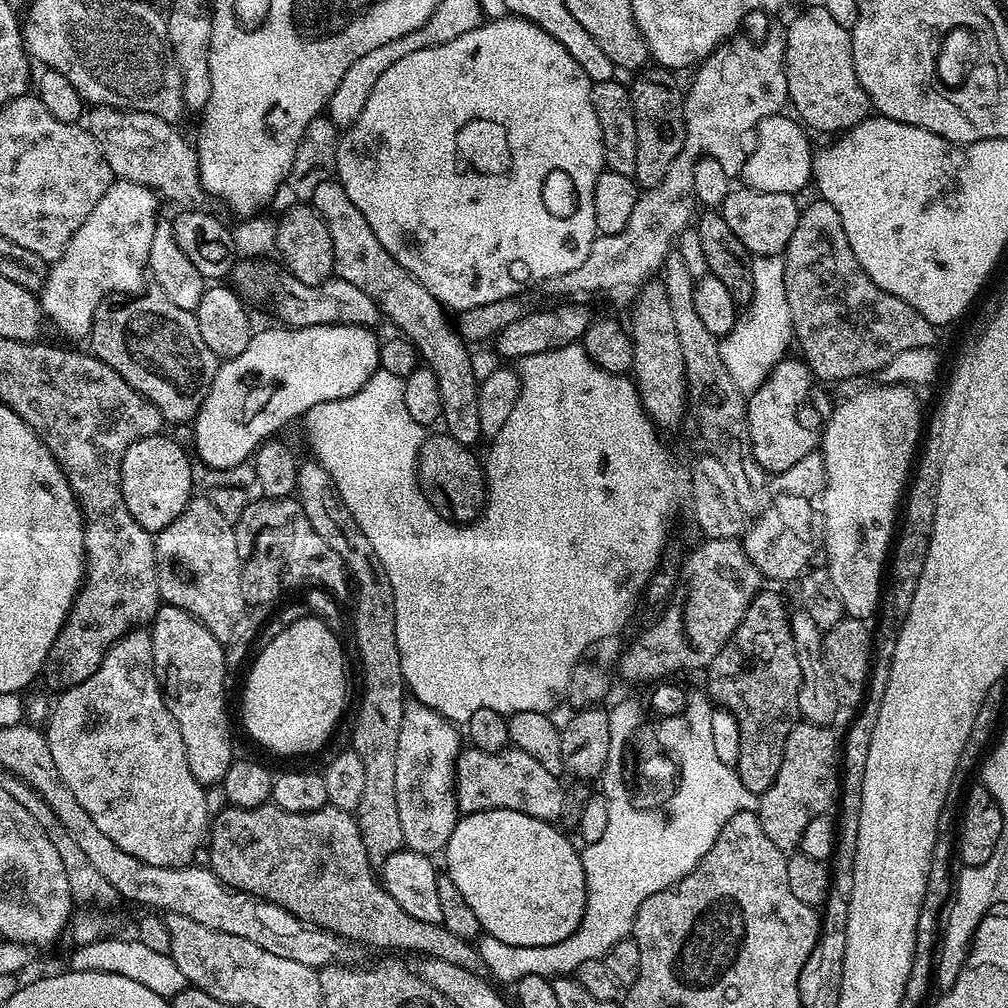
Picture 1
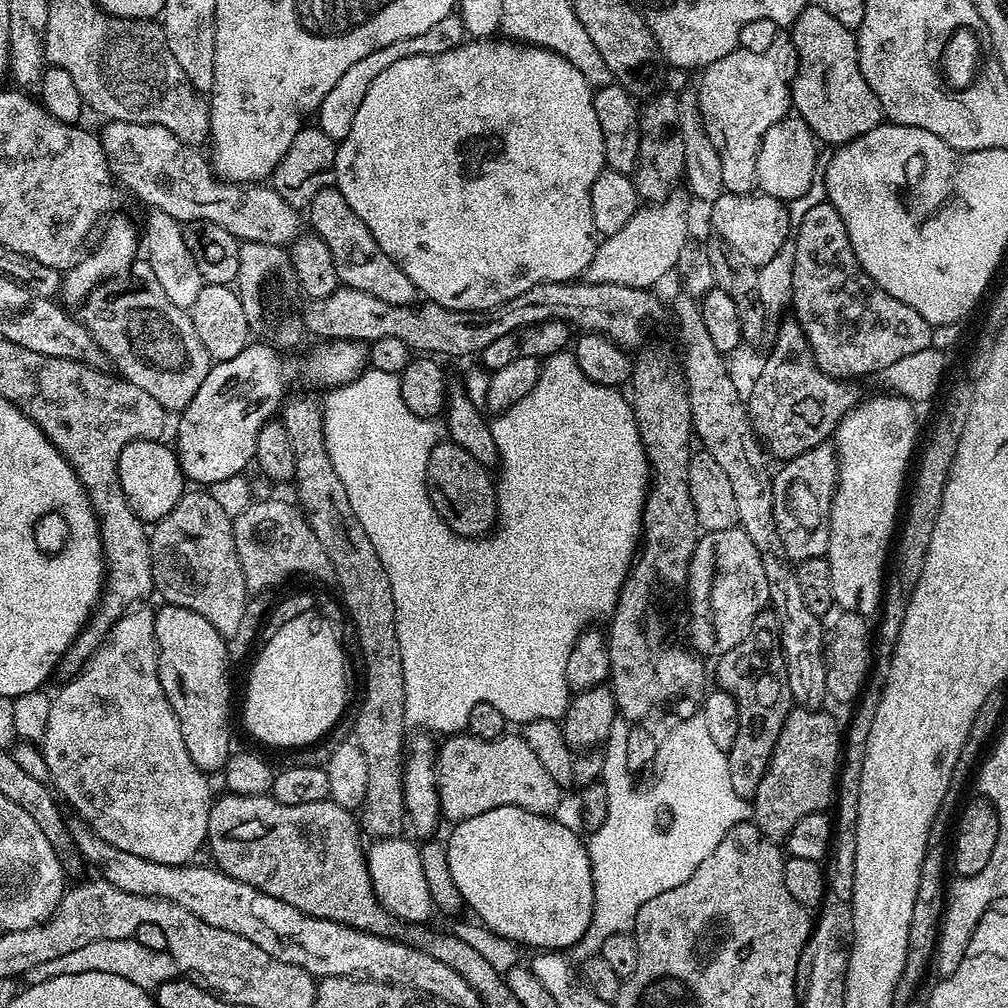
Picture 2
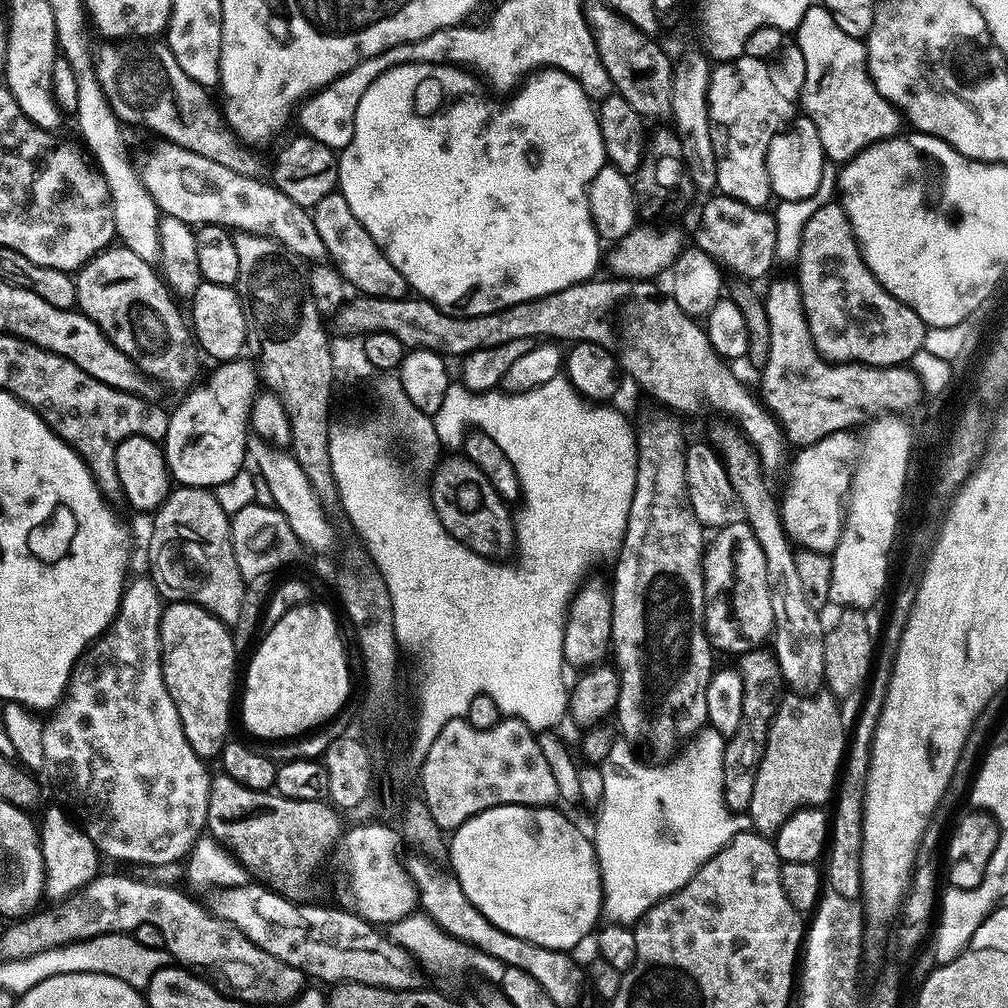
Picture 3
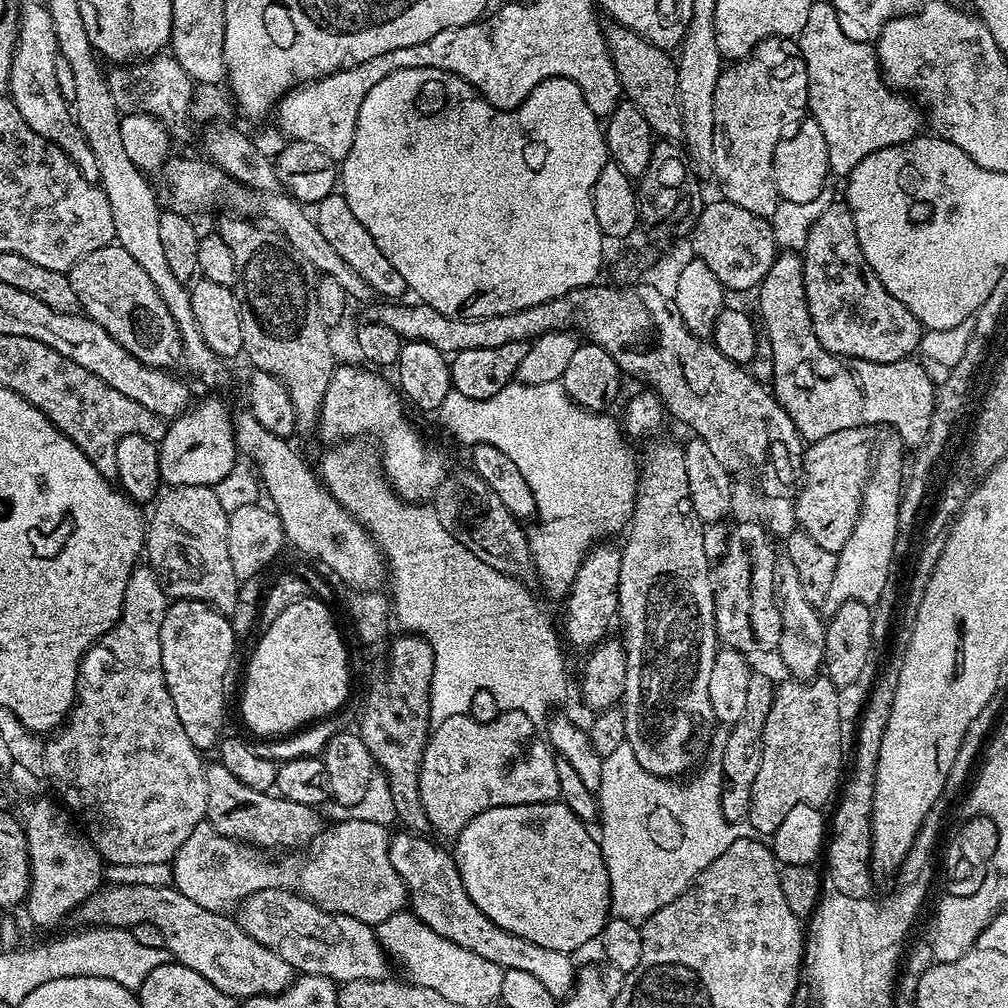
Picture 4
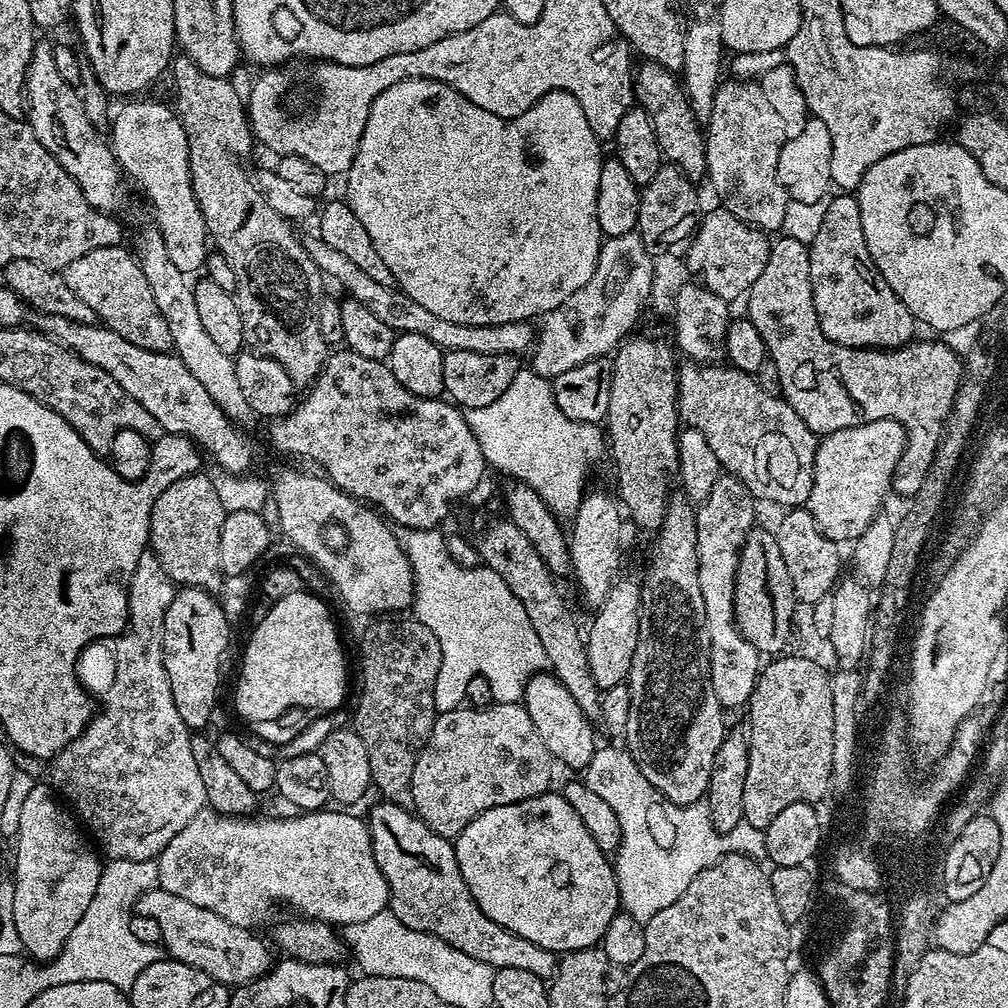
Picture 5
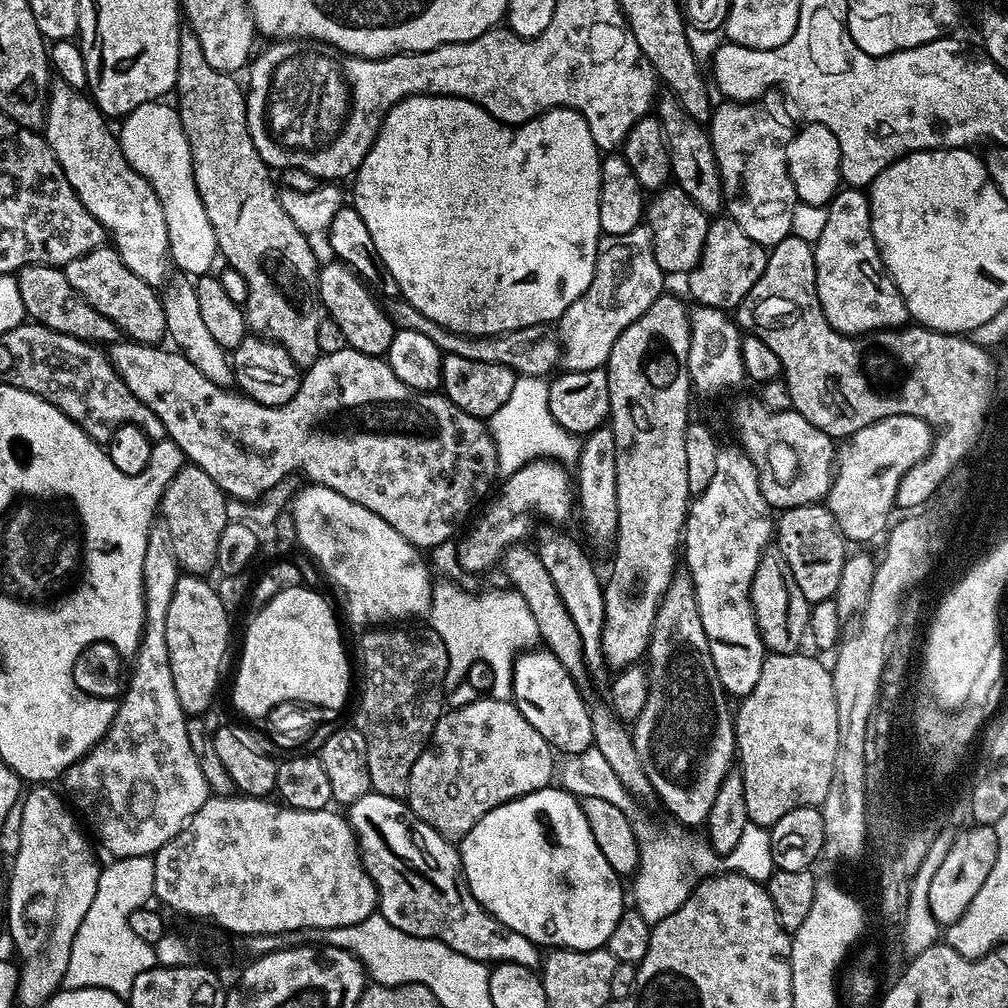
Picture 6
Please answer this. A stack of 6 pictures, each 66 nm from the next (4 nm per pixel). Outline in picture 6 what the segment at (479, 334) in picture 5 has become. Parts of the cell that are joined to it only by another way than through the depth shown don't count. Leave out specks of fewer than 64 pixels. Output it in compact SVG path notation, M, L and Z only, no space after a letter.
M403 298L389 299L386 311L392 319L393 328L418 330L418 334L426 334L426 338L430 338L430 342L434 342L434 346L438 346L438 350L444 356L458 354L458 358L474 358L474 362L494 362L506 366L517 376L551 377L557 371L558 361L562 356L559 339L555 335L547 336L544 333L547 331L540 326L503 332L501 336L467 336L426 318L426 314L422 314L422 310L414 310L414 306L410 306L410 302Z

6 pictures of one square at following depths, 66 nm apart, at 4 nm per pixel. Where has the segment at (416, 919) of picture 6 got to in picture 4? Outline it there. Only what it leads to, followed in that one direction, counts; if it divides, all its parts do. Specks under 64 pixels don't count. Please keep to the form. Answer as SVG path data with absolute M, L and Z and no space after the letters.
M400 830L397 836L395 833L388 841L388 849L390 862L394 862L394 870L398 870L398 874L404 879L404 885L408 887L411 911L422 923L430 926L430 930L458 946L469 948L474 954L486 958L486 962L494 962L502 969L527 970L532 977L538 978L538 982L542 982L542 986L546 986L546 990L550 990L550 994L558 998L563 998L572 991L572 983L575 982L578 971L578 964L572 961L573 957L562 950L550 950L546 946L538 946L526 938L510 934L499 928L493 920L486 918L486 914L482 914L482 910L478 910L478 906L470 898L451 851L443 852L438 845L431 844L428 838L407 830Z

